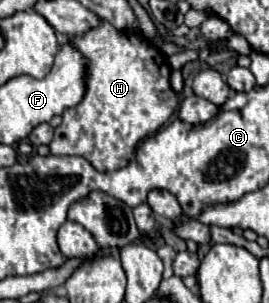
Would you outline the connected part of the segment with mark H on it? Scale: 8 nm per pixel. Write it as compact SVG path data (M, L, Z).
M99 19L99 25L83 35L69 39L71 47L77 49L85 59L85 95L77 107L63 111L63 123L55 129L55 137L49 145L53 155L79 155L85 157L97 171L115 171L125 167L133 157L139 141L155 133L177 109L179 99L171 89L169 75L171 67L165 63L165 53L149 43L141 33L133 29L119 31L109 21Z

